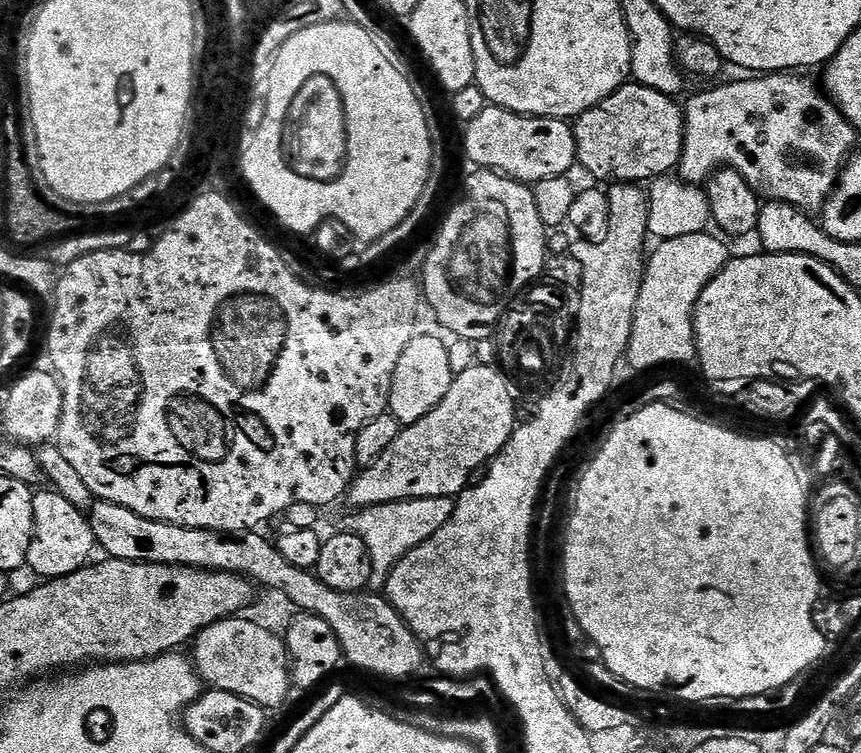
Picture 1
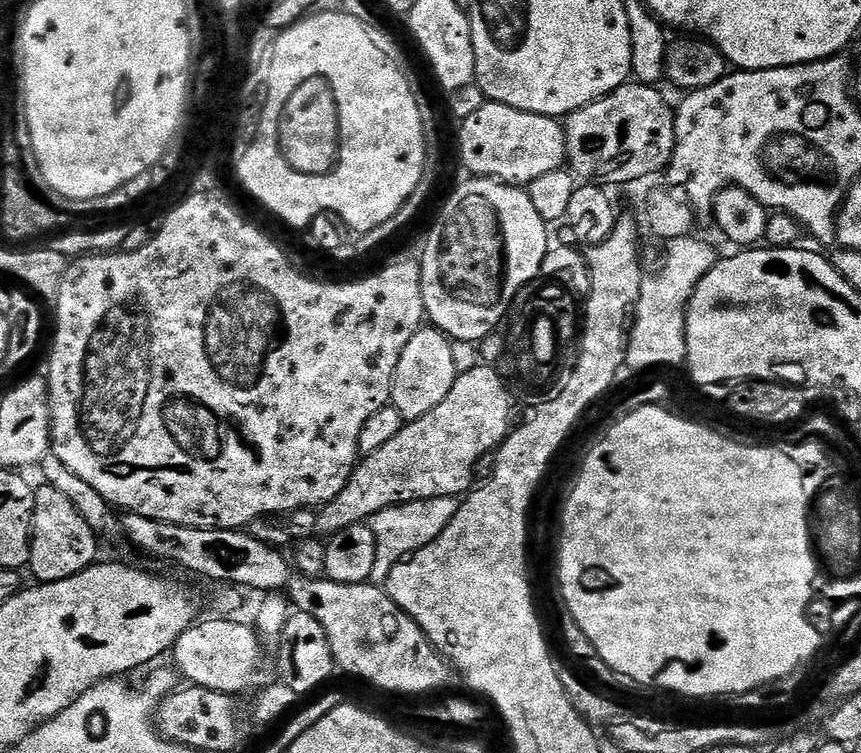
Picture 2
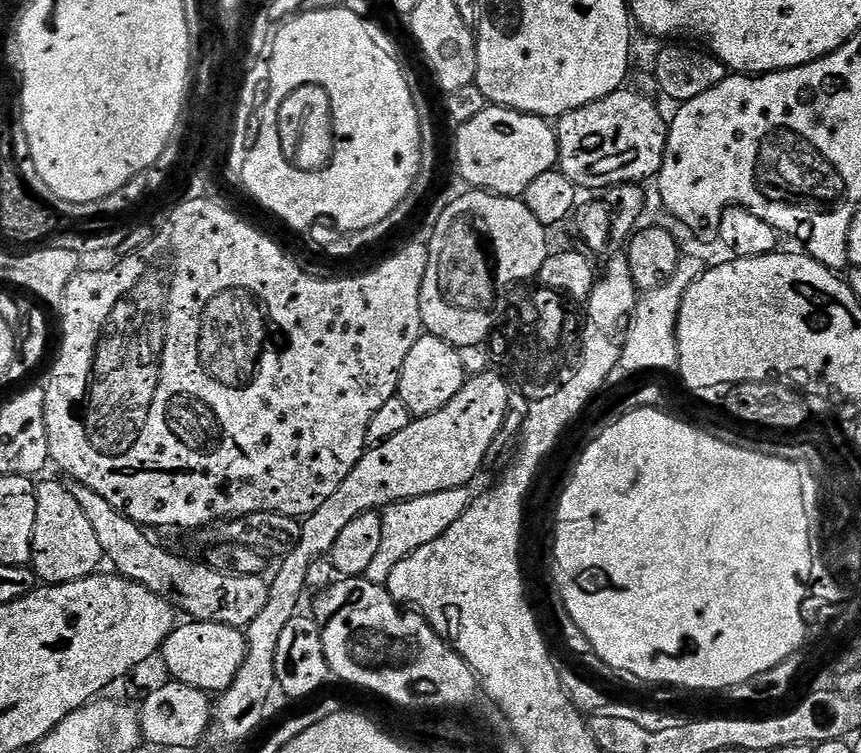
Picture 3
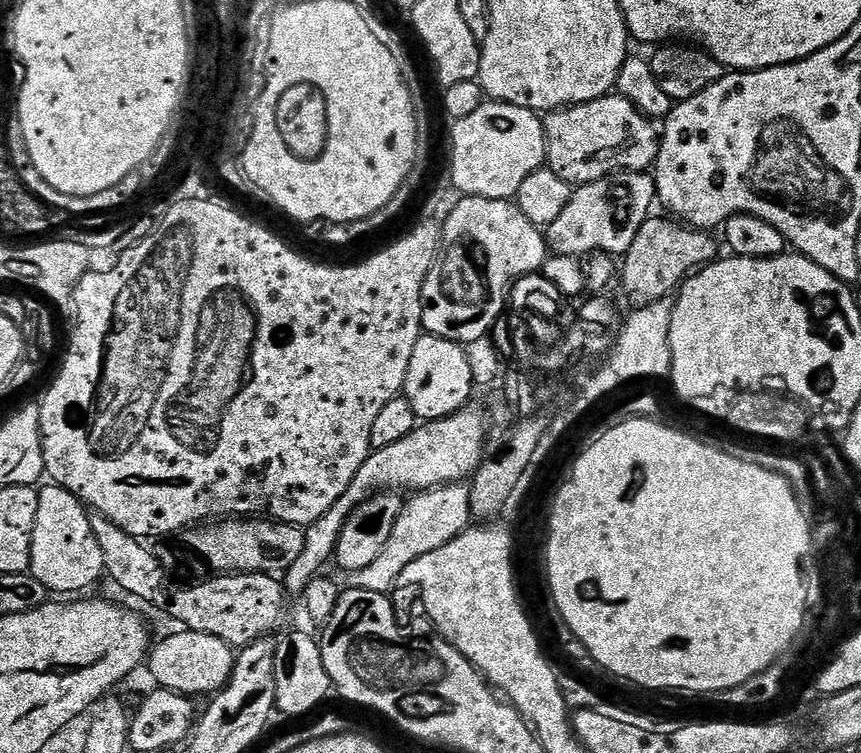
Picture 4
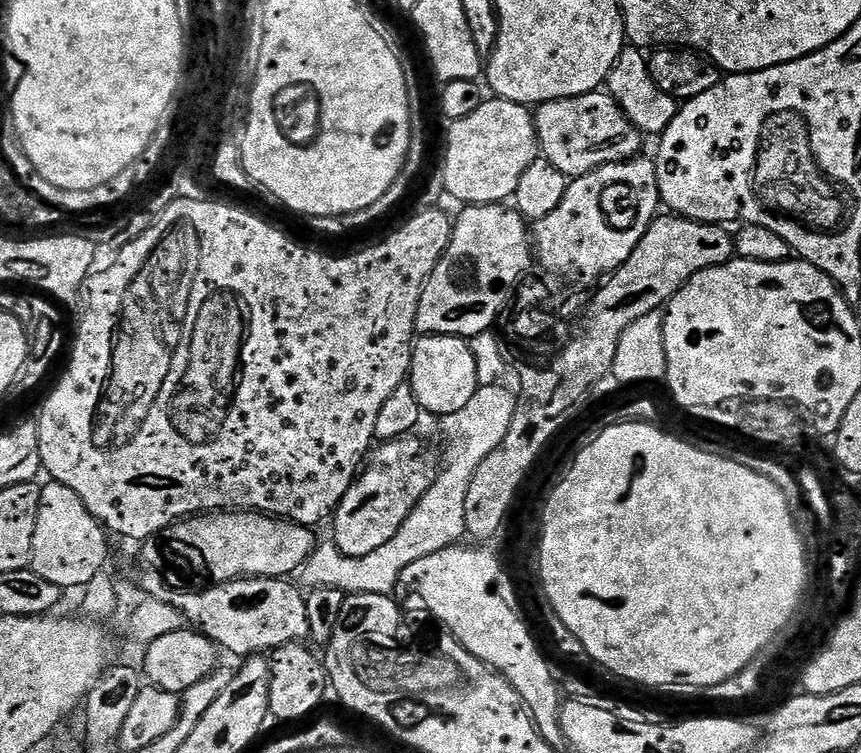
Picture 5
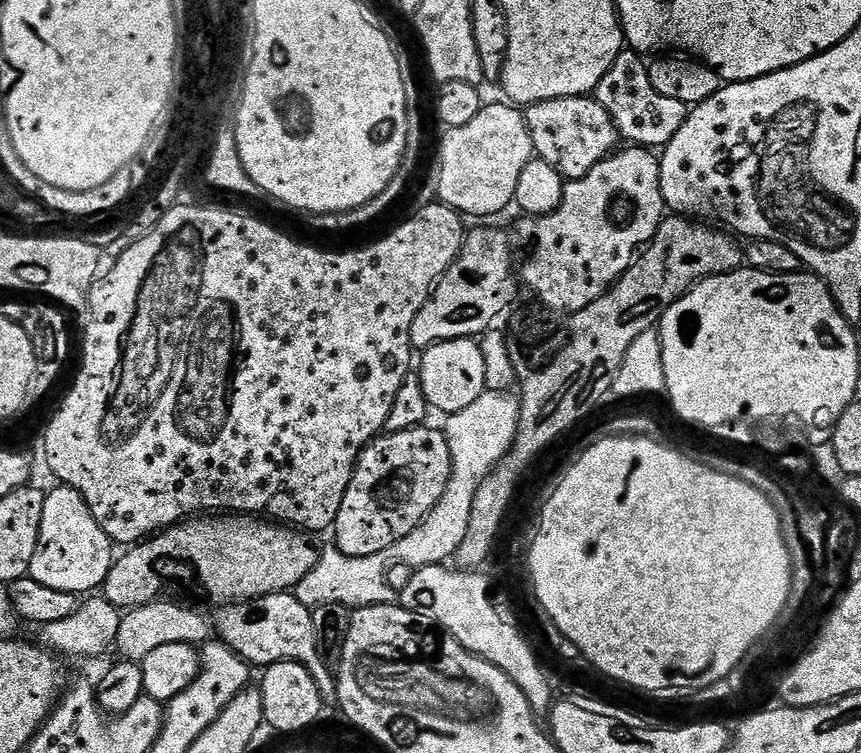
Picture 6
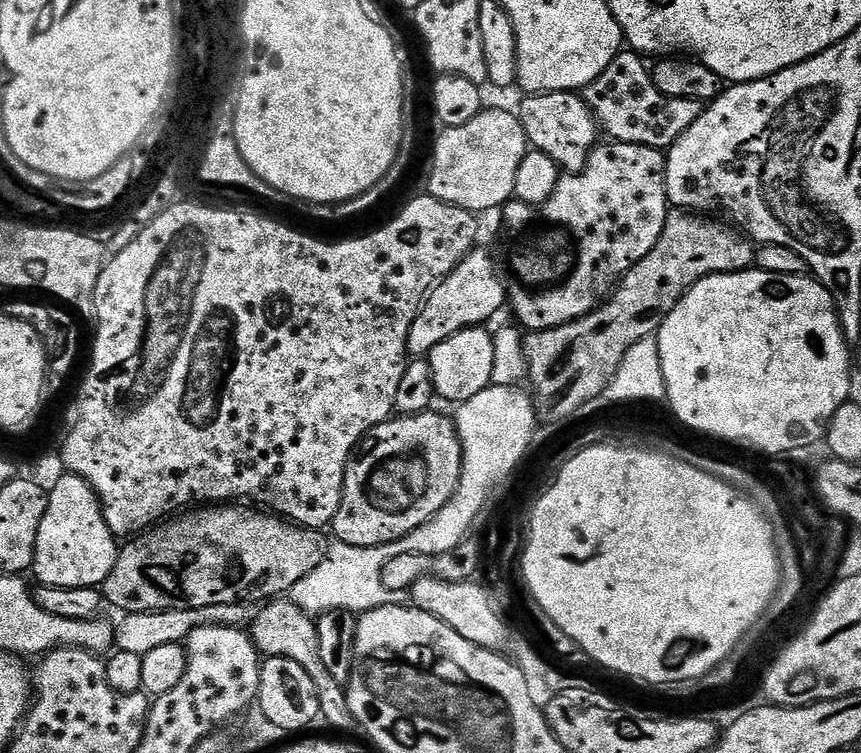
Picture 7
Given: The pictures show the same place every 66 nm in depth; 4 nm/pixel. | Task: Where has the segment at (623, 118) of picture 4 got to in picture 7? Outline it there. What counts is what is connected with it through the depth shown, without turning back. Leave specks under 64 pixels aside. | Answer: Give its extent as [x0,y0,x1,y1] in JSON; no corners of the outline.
[518,92,598,173]

